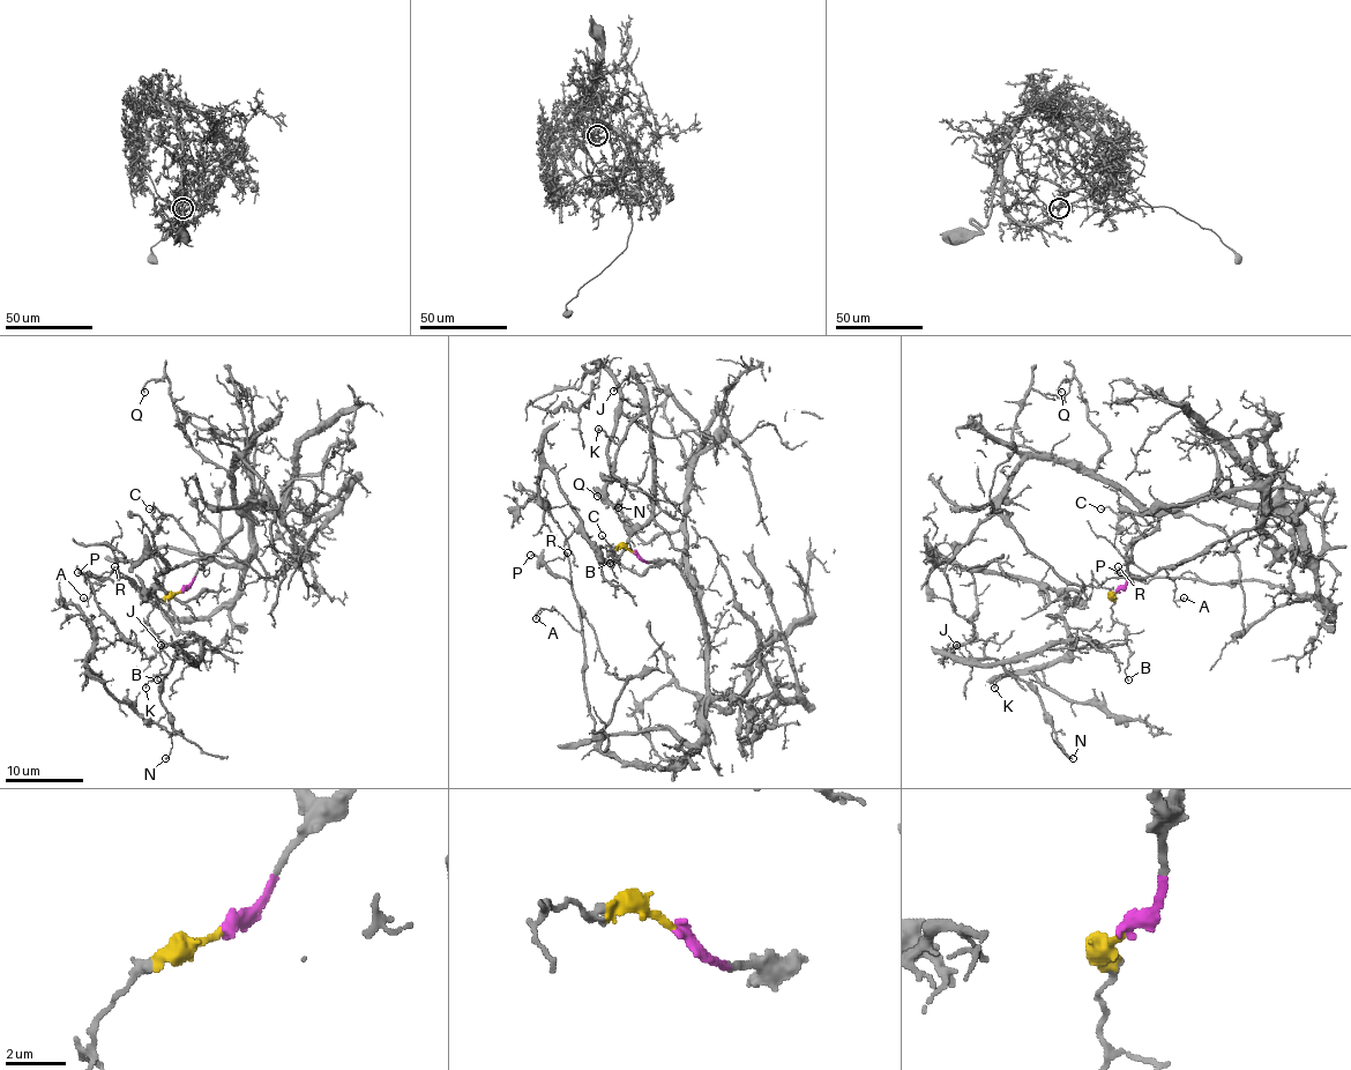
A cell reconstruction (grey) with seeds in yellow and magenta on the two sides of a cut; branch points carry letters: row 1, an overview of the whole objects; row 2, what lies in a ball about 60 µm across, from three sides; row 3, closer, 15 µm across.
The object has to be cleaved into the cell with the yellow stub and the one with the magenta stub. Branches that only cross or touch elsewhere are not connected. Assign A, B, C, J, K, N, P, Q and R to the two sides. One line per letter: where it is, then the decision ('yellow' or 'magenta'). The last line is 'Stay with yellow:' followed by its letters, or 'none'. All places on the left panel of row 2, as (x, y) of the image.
A: (83, 597) | magenta
B: (157, 680) | yellow
C: (149, 509) | magenta
J: (161, 645) | yellow
K: (146, 688) | yellow
N: (165, 758) | yellow
P: (77, 572) | magenta
Q: (144, 392) | magenta
R: (114, 566) | magenta
Stay with yellow: B, J, K, N

